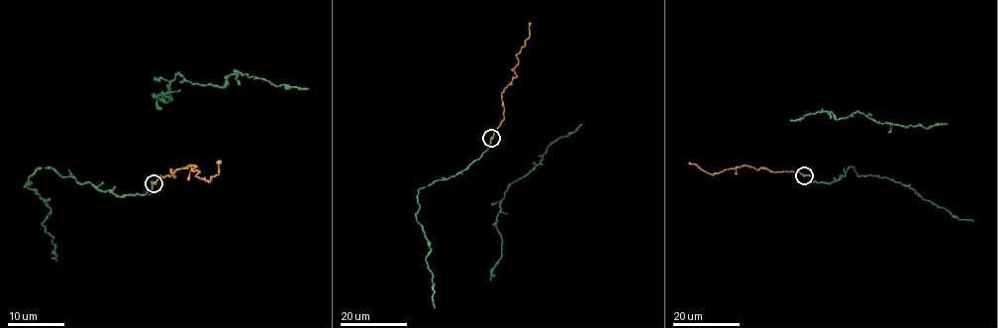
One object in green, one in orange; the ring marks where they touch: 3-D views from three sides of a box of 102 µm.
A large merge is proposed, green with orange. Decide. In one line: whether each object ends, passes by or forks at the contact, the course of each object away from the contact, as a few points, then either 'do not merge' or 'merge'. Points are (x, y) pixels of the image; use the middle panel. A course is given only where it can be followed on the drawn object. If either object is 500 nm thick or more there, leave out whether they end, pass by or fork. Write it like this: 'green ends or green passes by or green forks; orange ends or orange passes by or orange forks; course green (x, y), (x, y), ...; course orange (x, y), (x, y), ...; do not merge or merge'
green ends; orange ends; course green (492, 137), (488, 148), (465, 169), (418, 190), (416, 220), (431, 249), (426, 257), (435, 307); course orange (491, 137), (504, 119), (501, 92), (515, 76), (516, 54), (530, 35), (529, 22); merge

